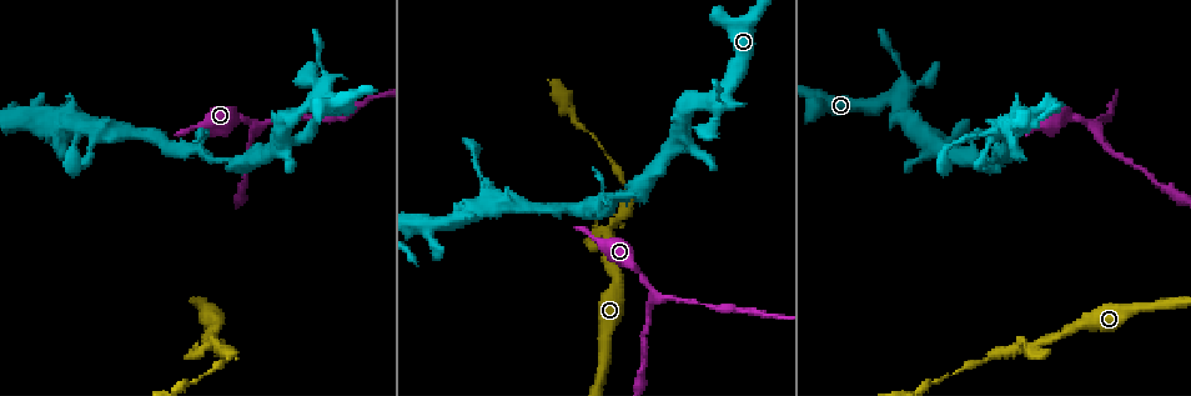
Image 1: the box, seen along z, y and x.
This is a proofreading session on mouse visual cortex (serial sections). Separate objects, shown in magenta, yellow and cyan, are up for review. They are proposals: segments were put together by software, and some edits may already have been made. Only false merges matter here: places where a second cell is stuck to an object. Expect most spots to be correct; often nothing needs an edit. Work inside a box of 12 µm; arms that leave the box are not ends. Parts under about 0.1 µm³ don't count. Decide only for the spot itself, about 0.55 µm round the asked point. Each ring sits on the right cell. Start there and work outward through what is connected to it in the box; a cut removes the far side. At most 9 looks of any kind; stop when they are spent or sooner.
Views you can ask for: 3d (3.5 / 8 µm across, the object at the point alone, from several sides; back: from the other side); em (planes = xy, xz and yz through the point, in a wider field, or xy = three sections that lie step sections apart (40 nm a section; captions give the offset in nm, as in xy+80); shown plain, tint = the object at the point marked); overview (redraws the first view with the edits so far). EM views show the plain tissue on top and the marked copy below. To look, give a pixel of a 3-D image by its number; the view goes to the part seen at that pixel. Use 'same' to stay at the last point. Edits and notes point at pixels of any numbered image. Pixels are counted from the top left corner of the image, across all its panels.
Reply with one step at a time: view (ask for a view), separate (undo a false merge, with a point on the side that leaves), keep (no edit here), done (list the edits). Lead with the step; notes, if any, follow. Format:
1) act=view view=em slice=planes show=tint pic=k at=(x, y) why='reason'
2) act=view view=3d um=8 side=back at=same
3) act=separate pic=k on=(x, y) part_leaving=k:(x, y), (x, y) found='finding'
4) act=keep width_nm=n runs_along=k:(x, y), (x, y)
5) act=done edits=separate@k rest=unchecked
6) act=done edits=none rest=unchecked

act=view view=3d um=8 pic=1 at=(211, 348) why='a narrow waist'

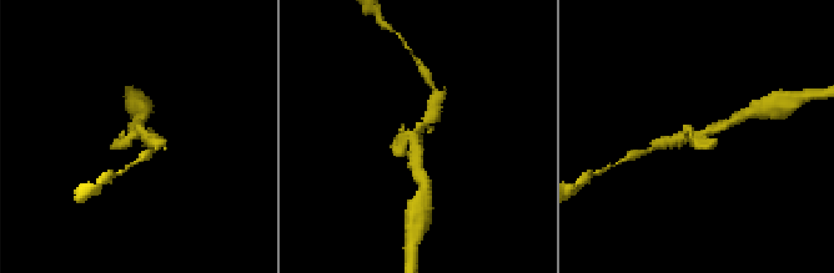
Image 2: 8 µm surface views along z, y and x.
act=view view=3d um=3.5 pic=2 at=(419, 129) why='closer look'

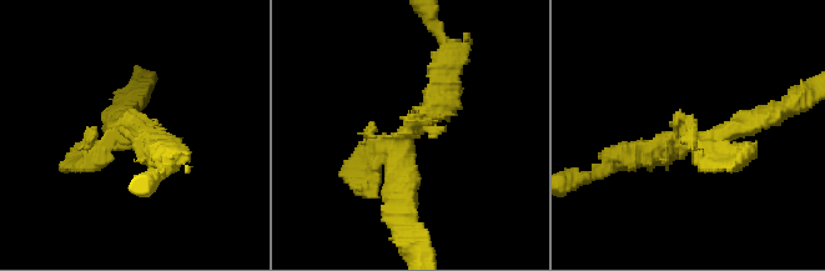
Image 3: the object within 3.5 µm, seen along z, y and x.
act=view view=em slice=xy step=3 show=tint pic=3 at=(696, 141) why='now the EM'

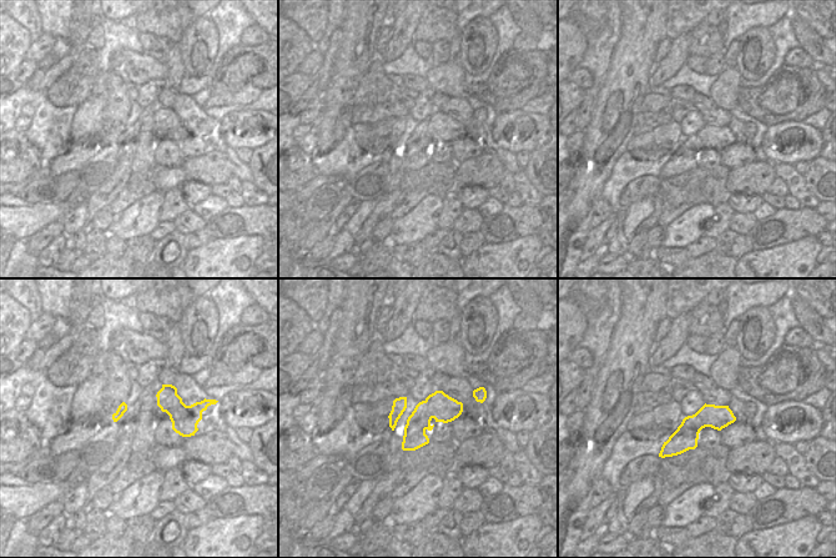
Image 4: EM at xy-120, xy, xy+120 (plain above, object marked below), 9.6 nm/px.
act=keep runs_along=4:(729, 413), (701, 418), (663, 453) found='one cell here'

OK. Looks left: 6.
act=view view=3d um=8 pic=1 at=(656, 293) why='three arms meet'

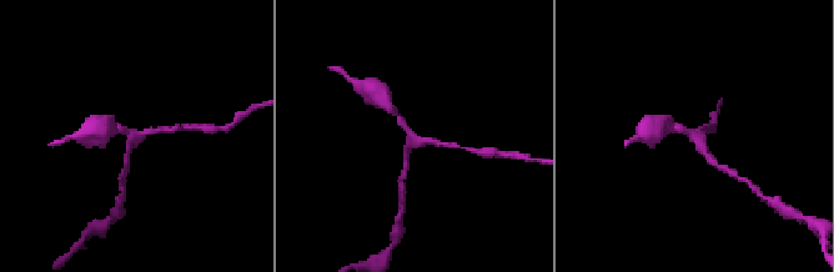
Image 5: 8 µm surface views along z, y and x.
act=view view=em slice=planes show=tint pic=5 at=(133, 134) arms=3 arm_widths_nm=150,150,200 why='shape alone is not enough'

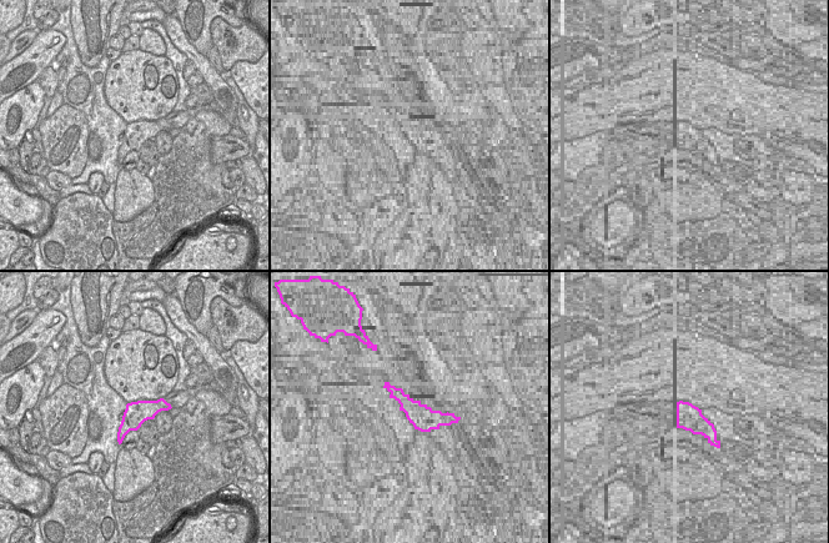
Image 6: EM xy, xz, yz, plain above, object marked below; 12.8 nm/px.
act=keep width_nm=300 runs_along=5:(668, 126), (693, 132), (716, 165) found='all the same cell'

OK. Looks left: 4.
act=view view=3d um=3.5 pic=1 at=(316, 84)

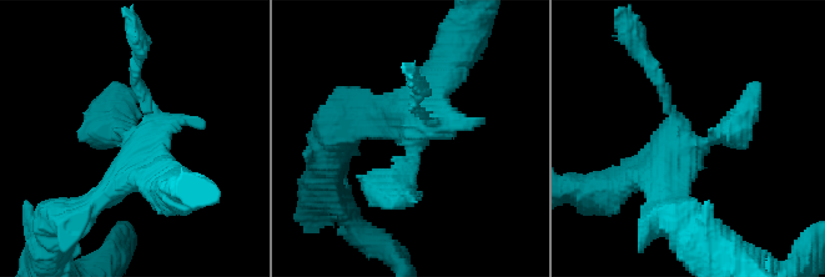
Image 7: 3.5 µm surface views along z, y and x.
act=view view=em slice=planes show=tint pic=7 at=(712, 141)

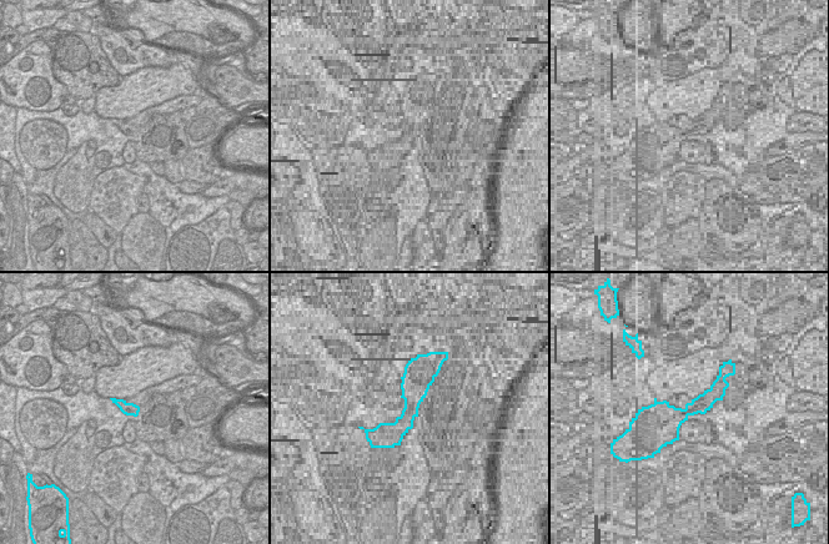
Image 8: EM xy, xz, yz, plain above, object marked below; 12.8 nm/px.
act=view view=em slice=xy step=5 show=tint at=same

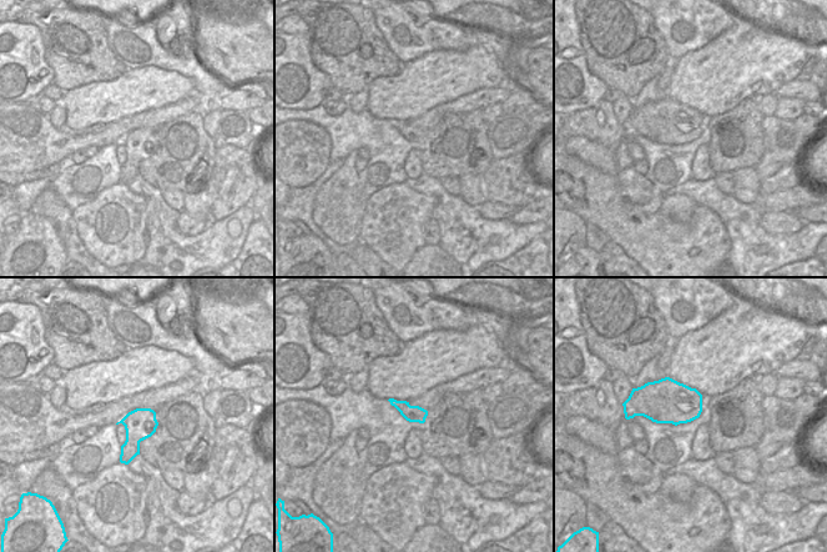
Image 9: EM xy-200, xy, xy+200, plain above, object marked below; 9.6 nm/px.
act=keep runs_along=7:(648, 177), (732, 131), (756, 85) found='all the same cell'

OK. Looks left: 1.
act=done edits=none rest=unchecked

